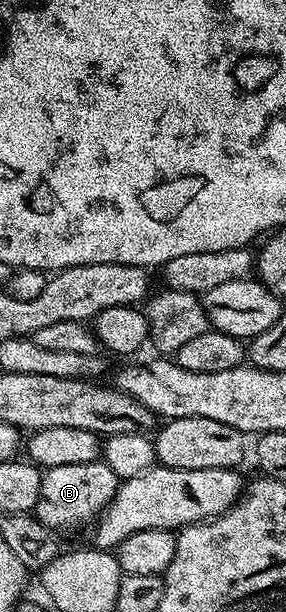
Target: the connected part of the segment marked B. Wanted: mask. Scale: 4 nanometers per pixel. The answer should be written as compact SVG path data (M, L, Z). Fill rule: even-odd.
M102 462L81 466L57 466L43 472L41 494L34 510L43 525L52 530L75 528L86 520L94 521L107 509L115 492L119 489L120 478Z

